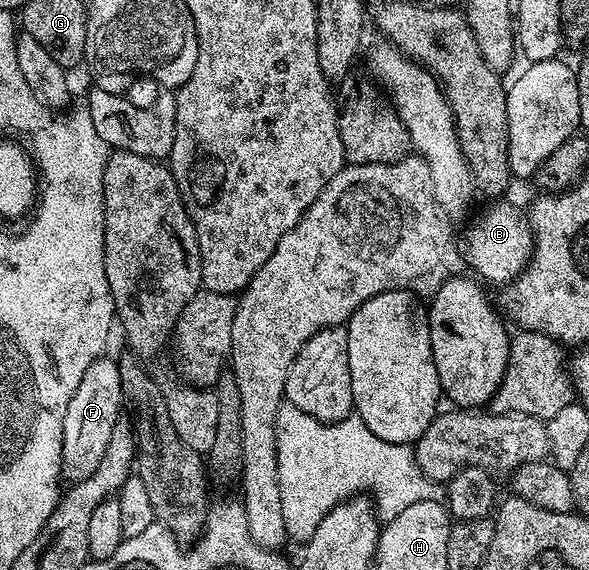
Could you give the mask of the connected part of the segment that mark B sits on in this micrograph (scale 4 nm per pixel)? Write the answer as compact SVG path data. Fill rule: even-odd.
M491 202L487 209L463 232L463 256L470 271L484 281L506 286L527 269L535 237L531 234L530 219L515 204ZM484 276L484 277L483 277ZM487 279L487 280L486 280Z

